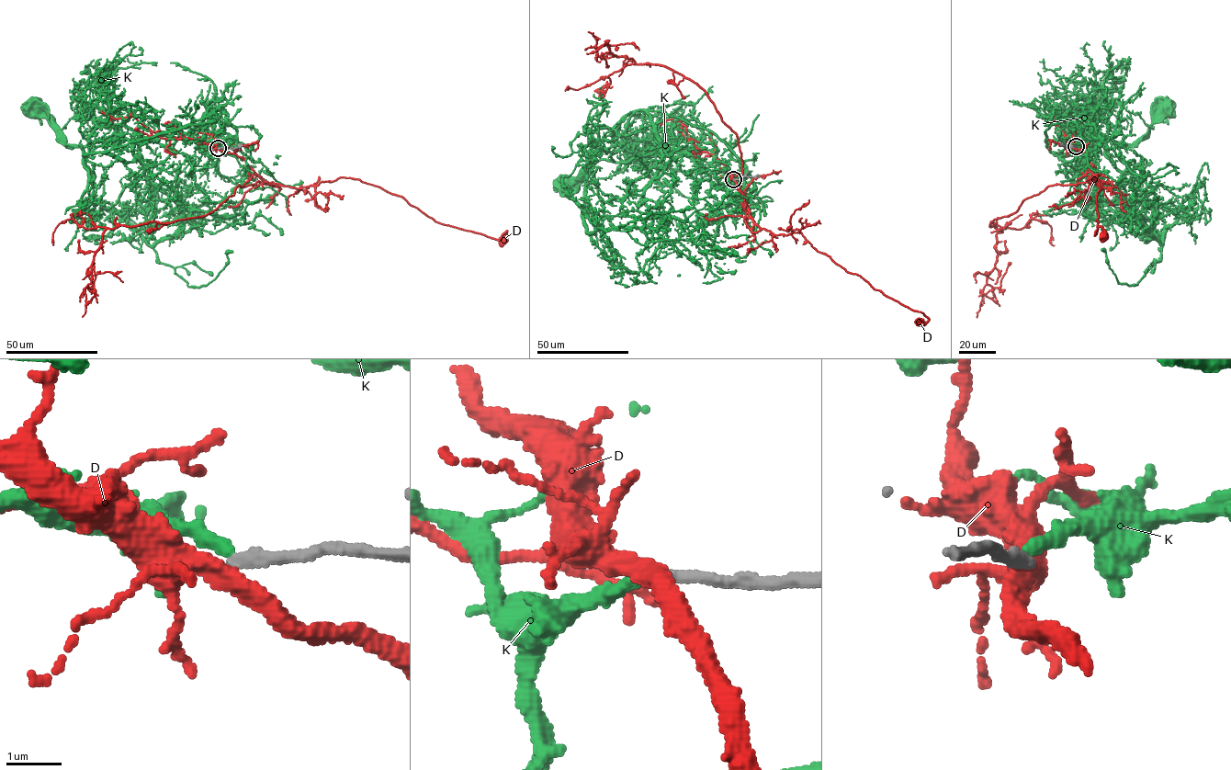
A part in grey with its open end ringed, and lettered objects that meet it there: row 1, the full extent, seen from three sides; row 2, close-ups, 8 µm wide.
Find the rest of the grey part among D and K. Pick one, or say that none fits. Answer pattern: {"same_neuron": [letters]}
{"same_neuron": []}

